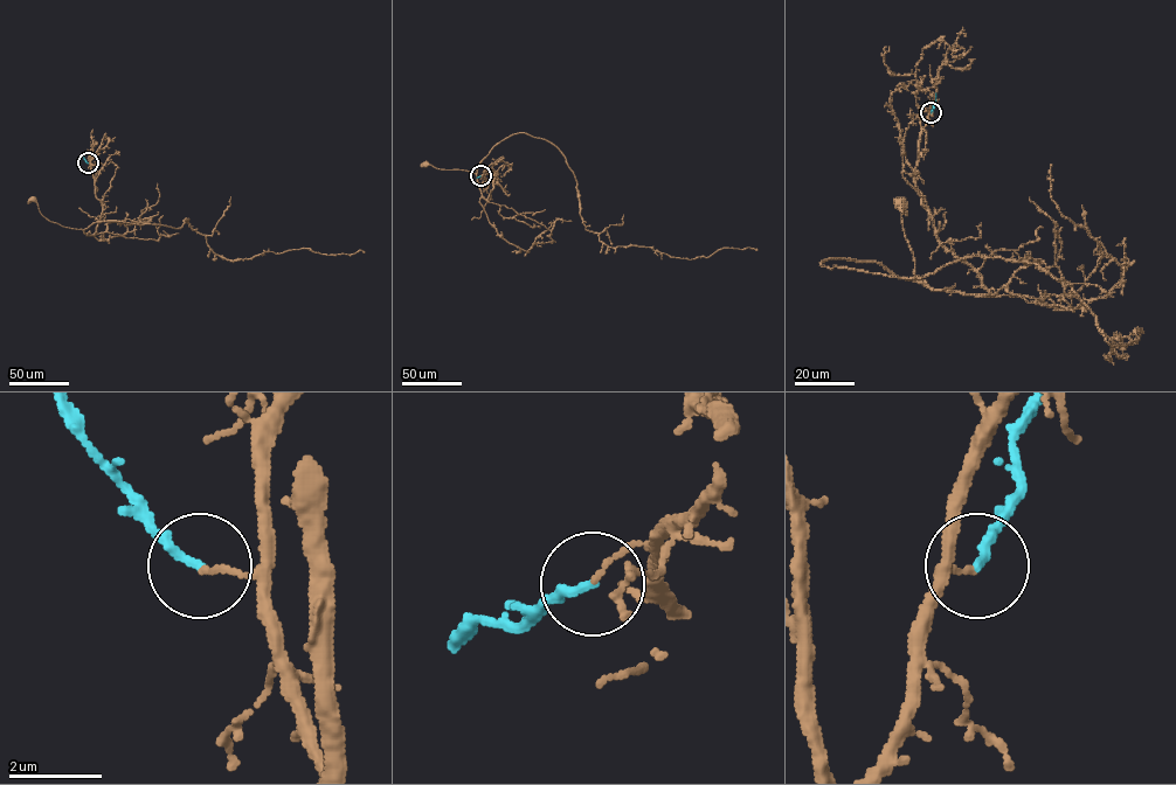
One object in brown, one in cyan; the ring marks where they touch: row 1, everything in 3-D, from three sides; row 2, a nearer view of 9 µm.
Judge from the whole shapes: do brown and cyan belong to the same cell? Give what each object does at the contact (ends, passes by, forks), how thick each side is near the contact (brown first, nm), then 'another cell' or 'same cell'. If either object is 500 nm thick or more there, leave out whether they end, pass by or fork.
brown ends; cyan ends; calibres 90 and 190 nm; another cell

